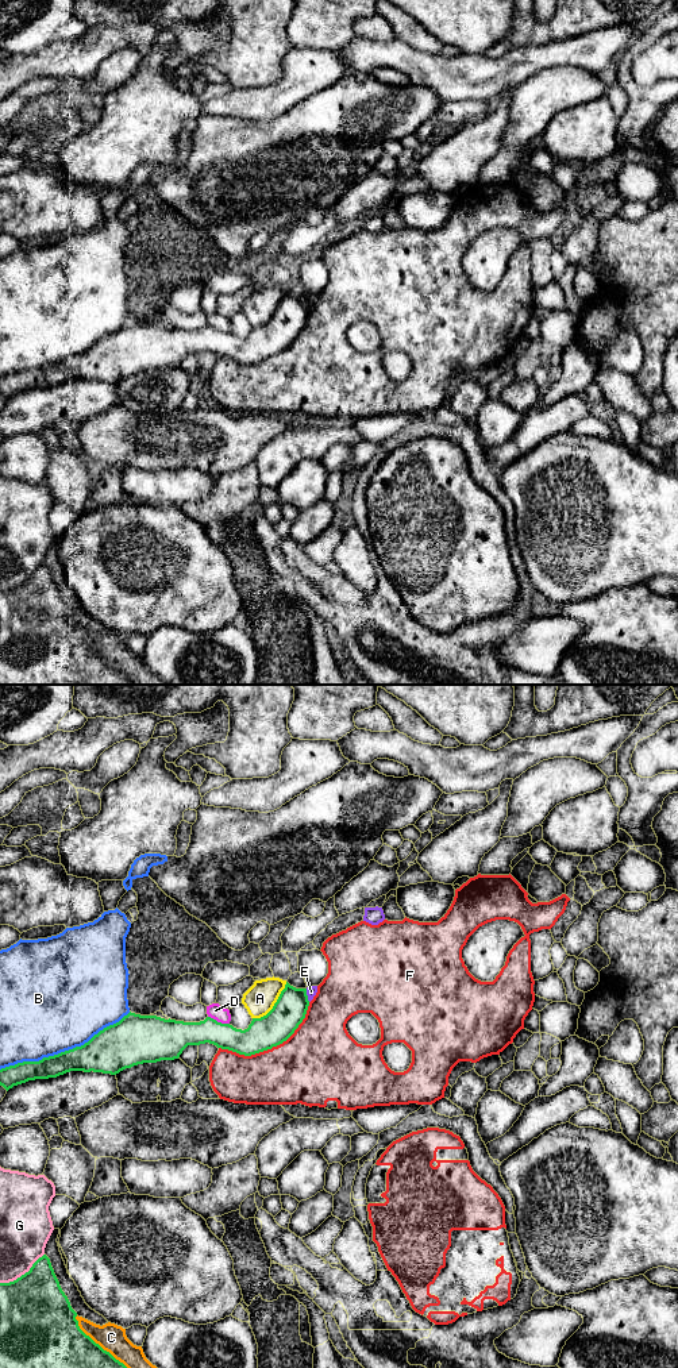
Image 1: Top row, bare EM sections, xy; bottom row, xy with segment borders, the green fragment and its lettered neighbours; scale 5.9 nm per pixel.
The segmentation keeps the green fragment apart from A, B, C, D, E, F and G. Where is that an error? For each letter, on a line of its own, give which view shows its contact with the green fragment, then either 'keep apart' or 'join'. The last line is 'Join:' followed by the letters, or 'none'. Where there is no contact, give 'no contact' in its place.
A: xy | keep apart
B: xy | keep apart
C: xy | keep apart
D: xy | keep apart
E: xy | keep apart
F: xy | keep apart
G: xy | keep apart
Join: none

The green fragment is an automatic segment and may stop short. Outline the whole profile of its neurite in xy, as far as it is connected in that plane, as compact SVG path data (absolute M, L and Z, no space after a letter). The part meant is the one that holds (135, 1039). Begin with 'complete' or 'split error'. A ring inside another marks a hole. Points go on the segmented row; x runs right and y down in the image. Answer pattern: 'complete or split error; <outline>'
complete; M286 982L273 1009L261 1018L253 1018L244 1030L236 1029L230 1024L217 1022L211 1017L200 1022L184 1022L130 1011L119 1022L104 1028L81 1047L43 1057L39 1061L23 1061L1 1068L0 1086L8 1091L14 1086L28 1080L57 1078L70 1071L93 1071L116 1075L138 1064L178 1059L188 1045L205 1043L239 1055L251 1056L286 1041L305 1018L308 1006L307 989L296 989Z

